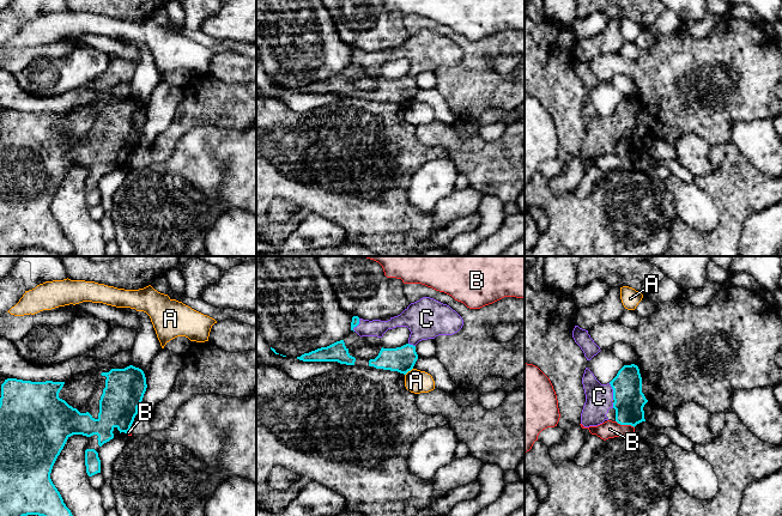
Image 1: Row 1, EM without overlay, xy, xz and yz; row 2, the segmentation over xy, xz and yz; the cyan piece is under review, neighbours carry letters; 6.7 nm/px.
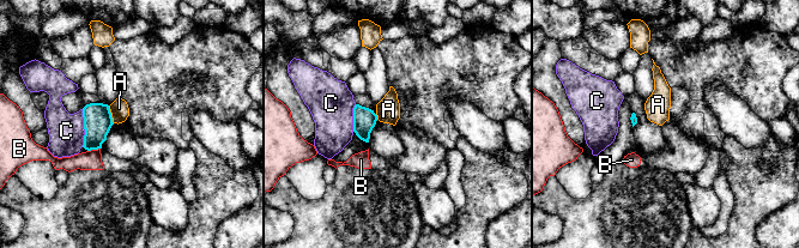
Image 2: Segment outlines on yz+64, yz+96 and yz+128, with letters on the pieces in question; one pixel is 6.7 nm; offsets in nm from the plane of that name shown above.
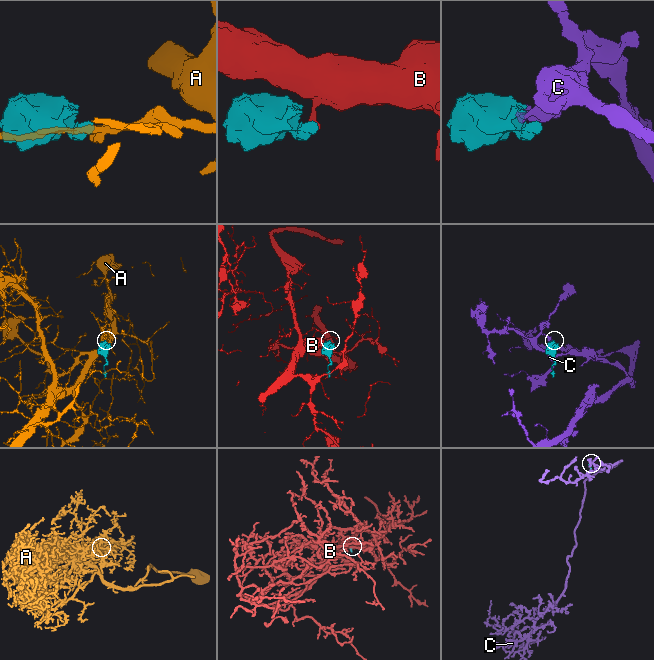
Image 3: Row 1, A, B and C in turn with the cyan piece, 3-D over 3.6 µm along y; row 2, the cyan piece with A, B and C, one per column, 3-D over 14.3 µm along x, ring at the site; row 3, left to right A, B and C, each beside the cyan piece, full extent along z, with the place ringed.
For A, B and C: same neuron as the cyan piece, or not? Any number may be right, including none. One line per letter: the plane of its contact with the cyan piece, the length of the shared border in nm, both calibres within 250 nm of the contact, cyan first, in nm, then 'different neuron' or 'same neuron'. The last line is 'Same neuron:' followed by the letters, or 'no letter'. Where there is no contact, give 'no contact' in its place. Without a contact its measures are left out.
A: contact in xz; length 80 nm; calibres 170 and 160 nm; different neuron
B: contact in yz; length 140 nm; calibres 200 and 120 nm; different neuron
C: contact in yz; length 120 nm; calibres 200 and 180 nm; same neuron
Same neuron: C

